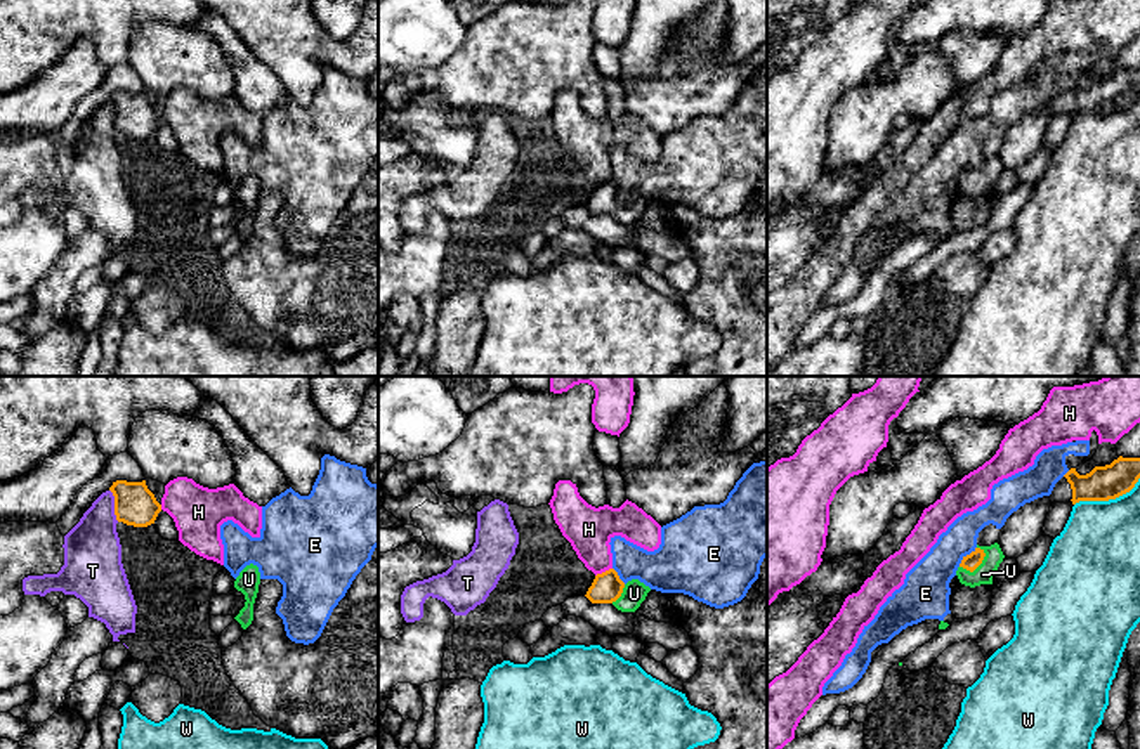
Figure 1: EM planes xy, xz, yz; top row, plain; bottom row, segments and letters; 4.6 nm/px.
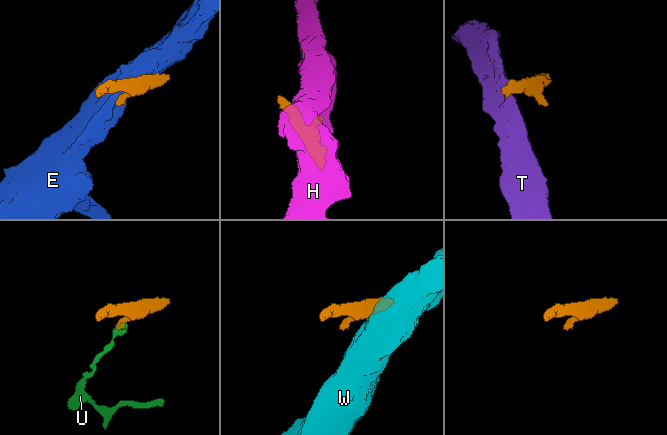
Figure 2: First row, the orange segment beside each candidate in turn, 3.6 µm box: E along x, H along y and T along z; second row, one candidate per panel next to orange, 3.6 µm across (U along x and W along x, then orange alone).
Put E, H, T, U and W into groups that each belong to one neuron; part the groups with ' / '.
E / H / T / U / W

